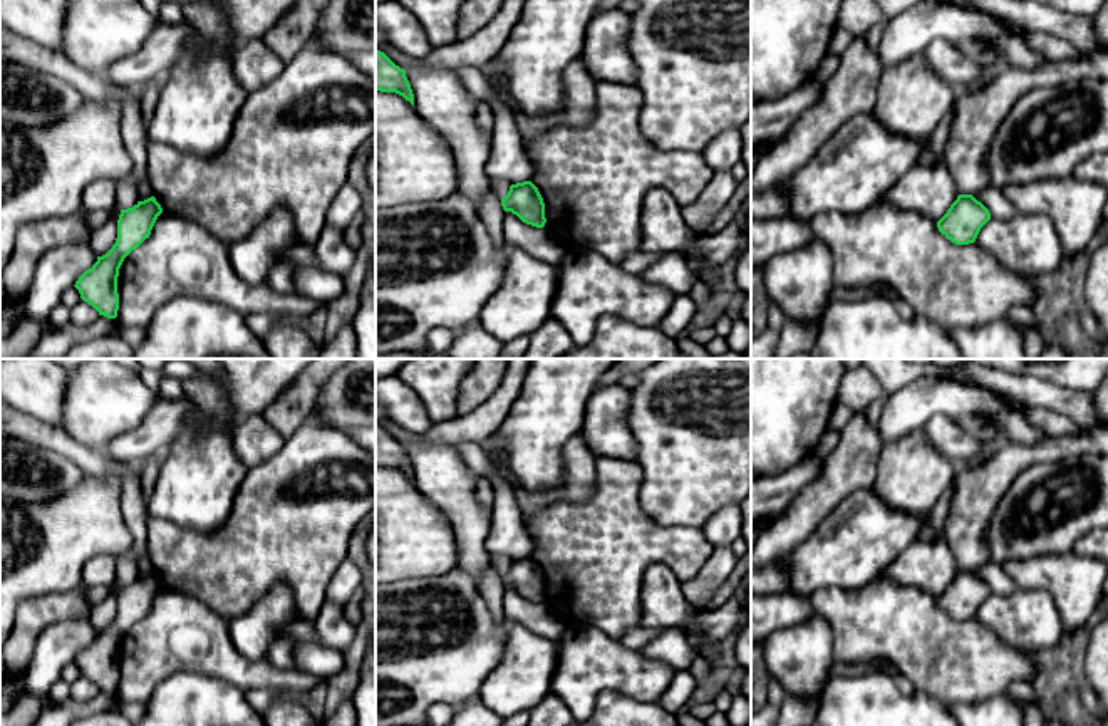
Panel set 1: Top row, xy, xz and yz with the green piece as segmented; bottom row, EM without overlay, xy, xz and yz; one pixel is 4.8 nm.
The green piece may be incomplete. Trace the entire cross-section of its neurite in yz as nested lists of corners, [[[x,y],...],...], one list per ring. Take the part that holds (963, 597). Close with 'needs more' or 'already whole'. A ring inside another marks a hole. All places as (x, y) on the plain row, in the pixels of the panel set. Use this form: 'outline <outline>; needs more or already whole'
outline [[[959,570],[937,597],[939,607],[955,620],[974,619],[981,604],[991,595],[989,585],[972,570]]]; already whole

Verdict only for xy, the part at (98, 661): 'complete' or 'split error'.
complete

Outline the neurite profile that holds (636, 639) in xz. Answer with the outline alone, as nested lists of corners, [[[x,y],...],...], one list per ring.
[[[635,627],[630,629],[629,632],[625,632],[617,642],[622,647],[632,649],[632,651],[640,651],[642,647],[645,647],[650,640],[654,640],[655,637],[659,637],[662,634],[664,629],[657,629],[657,627]]]

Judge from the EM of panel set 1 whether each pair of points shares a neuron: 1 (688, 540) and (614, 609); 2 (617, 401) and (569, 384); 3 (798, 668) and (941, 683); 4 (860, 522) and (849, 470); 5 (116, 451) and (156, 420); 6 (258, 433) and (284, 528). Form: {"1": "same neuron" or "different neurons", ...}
{"1": "same neuron", "2": "different neurons", "3": "different neurons", "4": "different neurons", "5": "same neuron", "6": "different neurons"}

